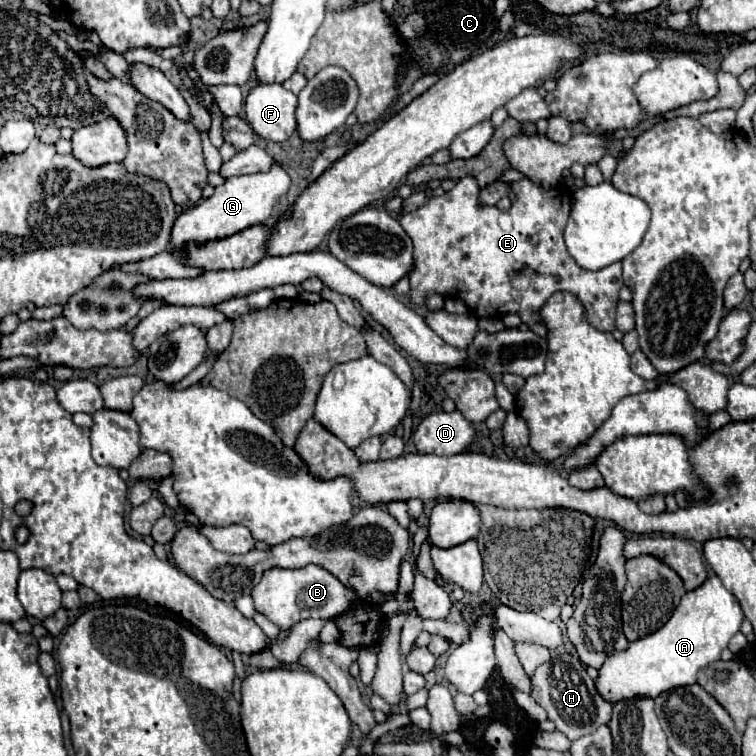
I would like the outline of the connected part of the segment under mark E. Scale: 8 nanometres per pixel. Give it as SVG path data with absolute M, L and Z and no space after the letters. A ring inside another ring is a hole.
M463 177L445 195L431 197L427 205L419 207L417 211L405 213L399 219L405 233L413 241L413 271L409 273L411 301L415 305L425 305L425 299L429 295L439 293L445 295L447 299L461 299L467 305L469 313L477 319L515 313L531 331L545 337L547 327L541 323L539 317L541 307L553 293L569 291L581 301L589 317L589 325L593 325L599 331L613 331L615 307L619 303L619 289L623 285L621 263L613 263L599 271L585 271L569 255L563 241L563 231L571 211L571 191L539 189L539 185L535 185L529 179L513 183L513 191L517 199L513 201L509 211L503 211L491 205L483 205L479 199L475 177Z

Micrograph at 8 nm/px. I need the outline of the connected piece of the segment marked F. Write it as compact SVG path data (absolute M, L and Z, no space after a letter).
M257 83L245 99L245 115L257 135L269 141L287 141L295 133L297 95L283 85Z

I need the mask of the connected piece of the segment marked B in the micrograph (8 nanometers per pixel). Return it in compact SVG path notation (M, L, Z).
M313 563L299 569L273 567L263 575L259 585L255 585L251 595L255 601L255 609L267 615L281 629L285 629L287 625L295 625L301 619L331 619L349 609L357 599L353 589L345 587L335 575Z

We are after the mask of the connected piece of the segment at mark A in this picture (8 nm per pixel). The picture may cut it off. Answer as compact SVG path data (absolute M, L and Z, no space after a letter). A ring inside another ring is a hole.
M711 575L705 579L703 585L699 585L693 591L687 591L681 597L681 603L677 605L675 613L659 631L655 631L647 637L641 637L639 641L629 643L629 647L623 653L615 653L615 657L609 657L605 661L605 665L599 669L599 679L595 685L607 701L615 701L615 697L635 697L635 693L647 693L647 697L657 697L659 693L663 693L667 689L693 685L693 683L697 683L697 671L703 665L709 665L719 659L719 655L727 647L729 639L739 631L743 619L745 617L743 617L741 605L735 599L735 595L723 587L723 583L719 581L717 575Z

